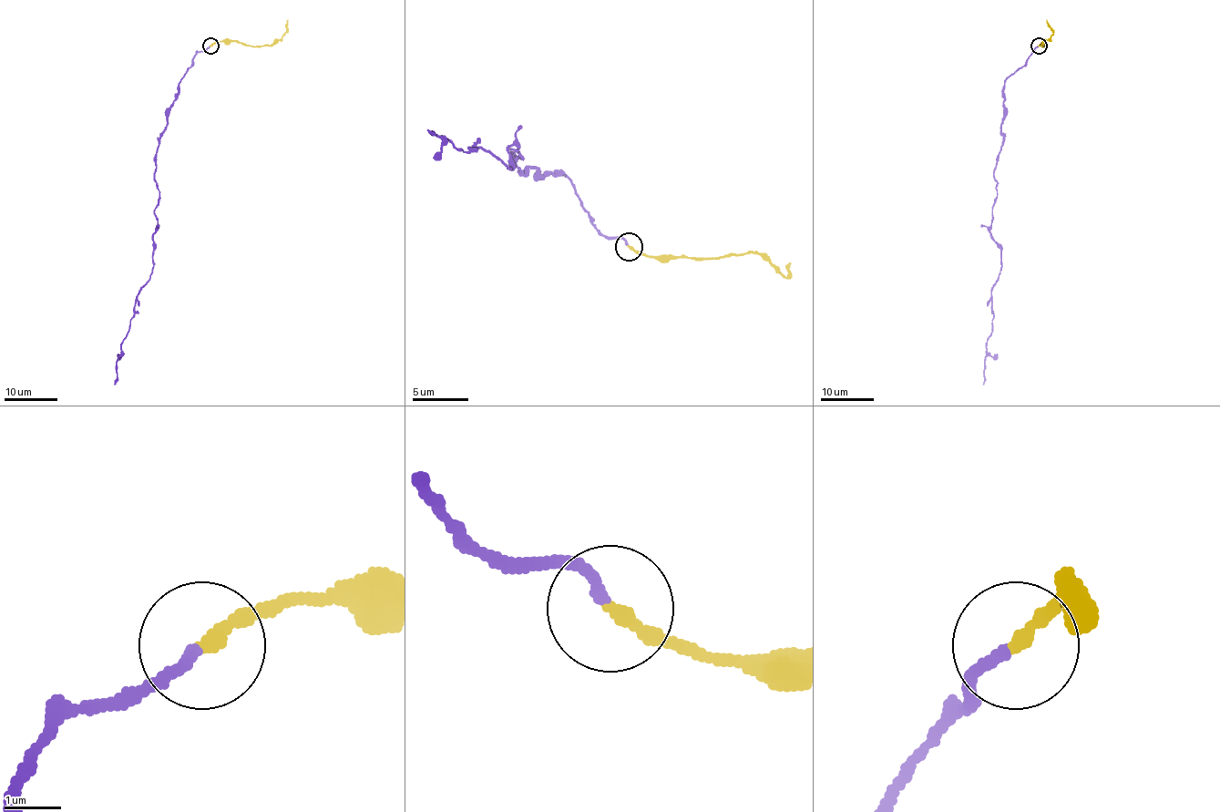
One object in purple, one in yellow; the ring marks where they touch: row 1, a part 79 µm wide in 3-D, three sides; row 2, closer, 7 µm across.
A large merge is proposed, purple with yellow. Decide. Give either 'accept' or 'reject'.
accept

